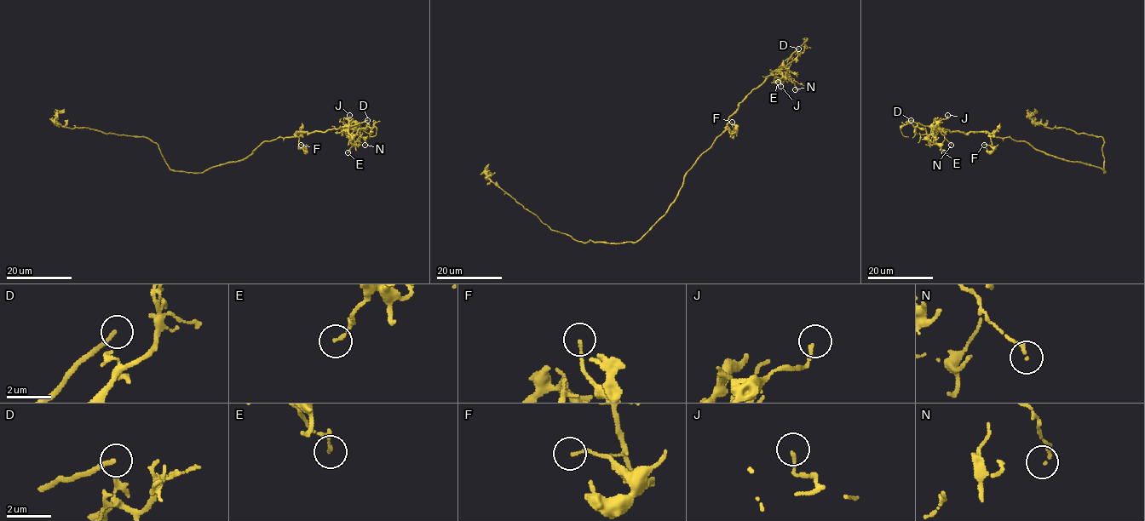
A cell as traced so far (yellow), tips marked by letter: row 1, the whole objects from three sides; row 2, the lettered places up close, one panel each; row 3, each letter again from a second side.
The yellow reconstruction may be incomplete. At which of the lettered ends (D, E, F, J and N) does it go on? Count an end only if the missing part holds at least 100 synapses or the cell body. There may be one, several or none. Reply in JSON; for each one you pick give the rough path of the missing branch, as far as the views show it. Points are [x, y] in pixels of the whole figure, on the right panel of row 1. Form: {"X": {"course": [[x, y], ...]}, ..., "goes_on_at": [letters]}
{"goes_on_at": ["D"]}

